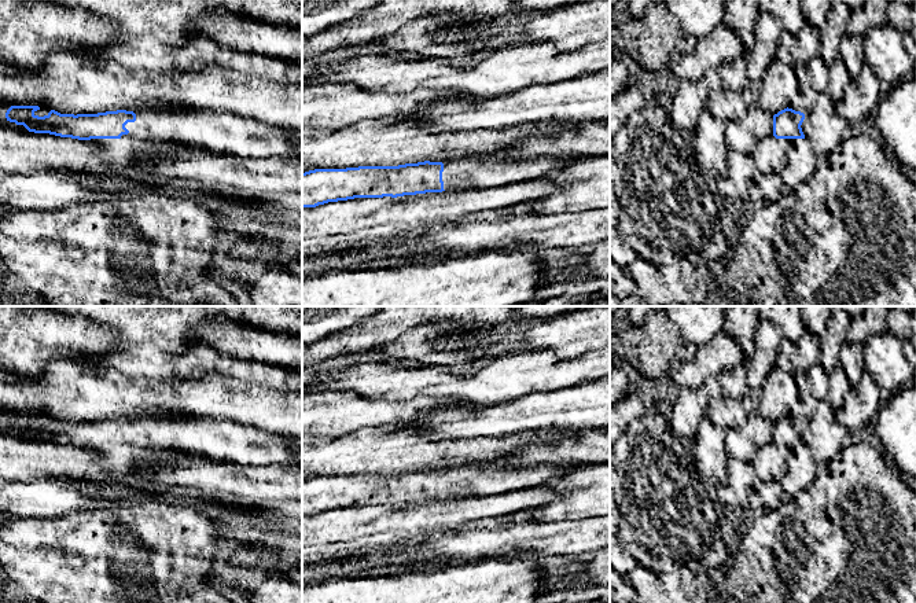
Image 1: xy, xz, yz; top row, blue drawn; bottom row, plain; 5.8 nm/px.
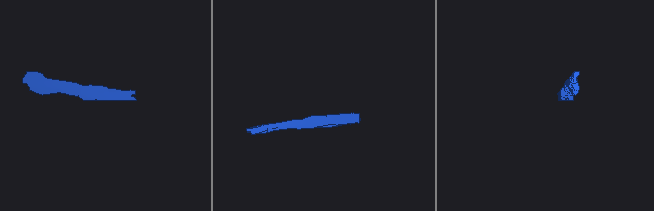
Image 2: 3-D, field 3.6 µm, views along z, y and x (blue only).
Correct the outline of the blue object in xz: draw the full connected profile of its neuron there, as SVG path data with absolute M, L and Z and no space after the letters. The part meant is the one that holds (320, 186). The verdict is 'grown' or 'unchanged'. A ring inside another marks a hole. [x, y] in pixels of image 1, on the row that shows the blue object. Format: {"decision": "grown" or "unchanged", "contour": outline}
{"decision": "grown", "contour": "M483 155L398 166L314 169L302 173L302 207L354 198L397 198L450 188L493 188L541 179L552 170L562 170L574 159L577 158L511 159Z"}

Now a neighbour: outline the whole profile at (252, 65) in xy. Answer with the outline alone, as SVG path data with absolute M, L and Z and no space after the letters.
M240 54L239 67L206 66L194 71L165 74L176 87L174 92L158 93L157 98L184 106L190 110L235 113L272 126L302 132L302 82L280 82L282 59L260 54Z

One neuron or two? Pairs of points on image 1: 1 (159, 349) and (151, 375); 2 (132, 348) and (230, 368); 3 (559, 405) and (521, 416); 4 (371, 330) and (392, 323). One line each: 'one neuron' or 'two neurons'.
1: two neurons
2: one neuron
3: one neuron
4: one neuron

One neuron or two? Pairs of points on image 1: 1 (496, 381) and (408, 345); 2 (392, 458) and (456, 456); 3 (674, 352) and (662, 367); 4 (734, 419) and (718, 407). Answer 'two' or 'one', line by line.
1: two
2: one
3: one
4: one

